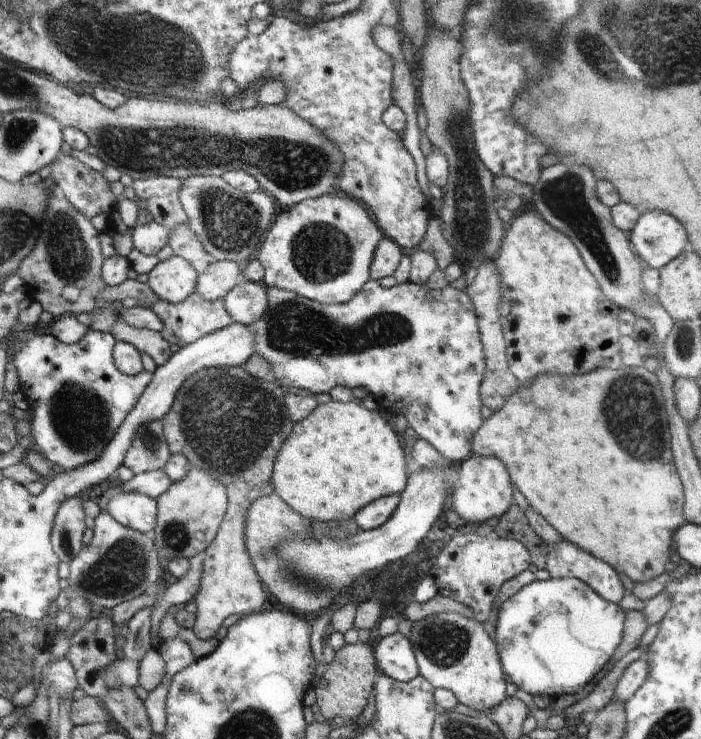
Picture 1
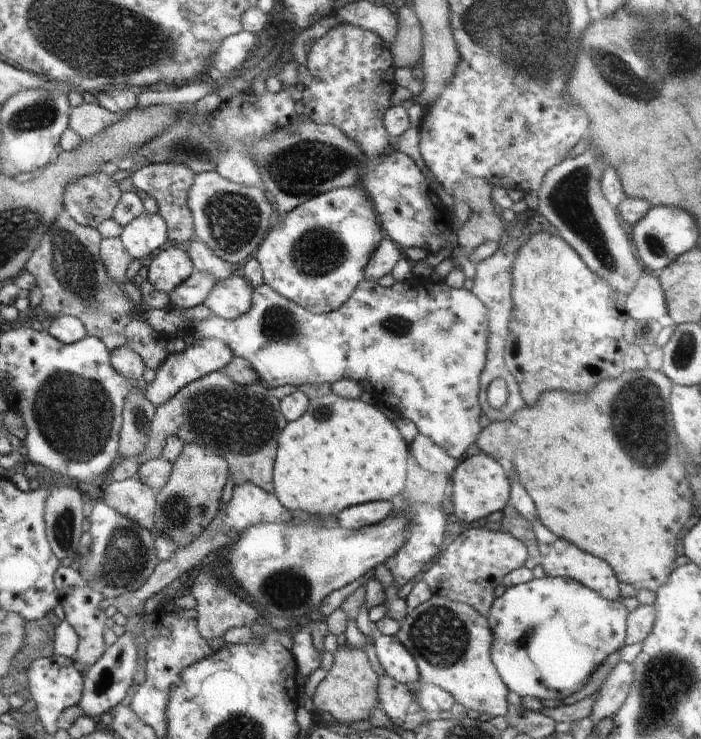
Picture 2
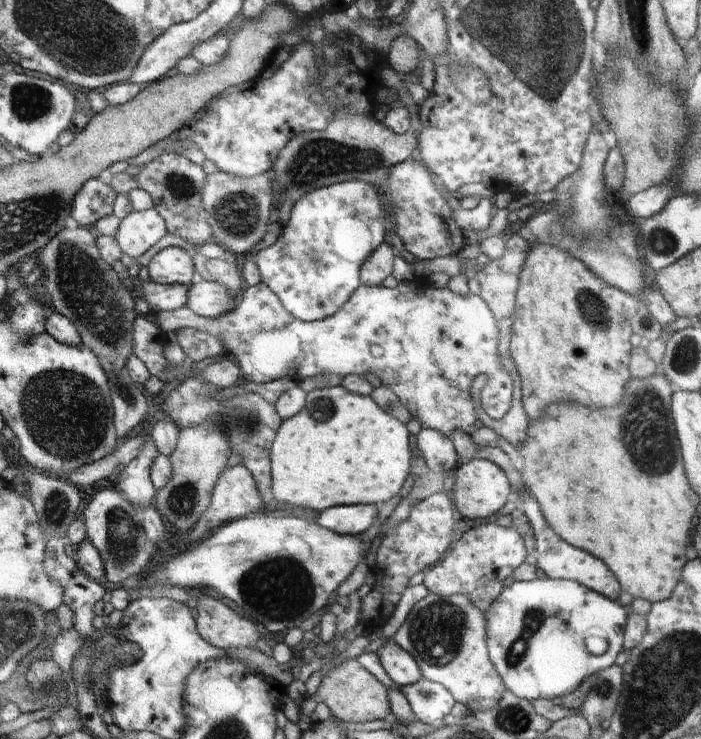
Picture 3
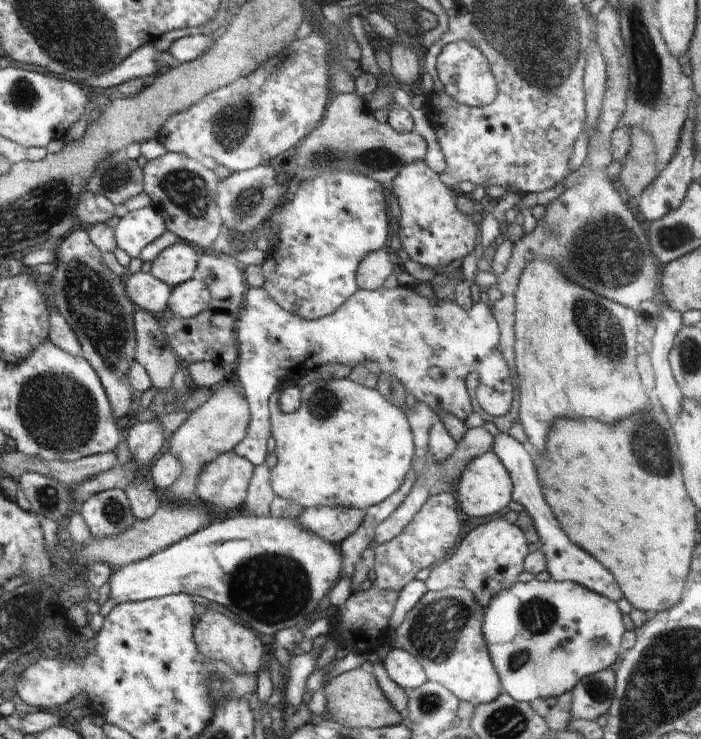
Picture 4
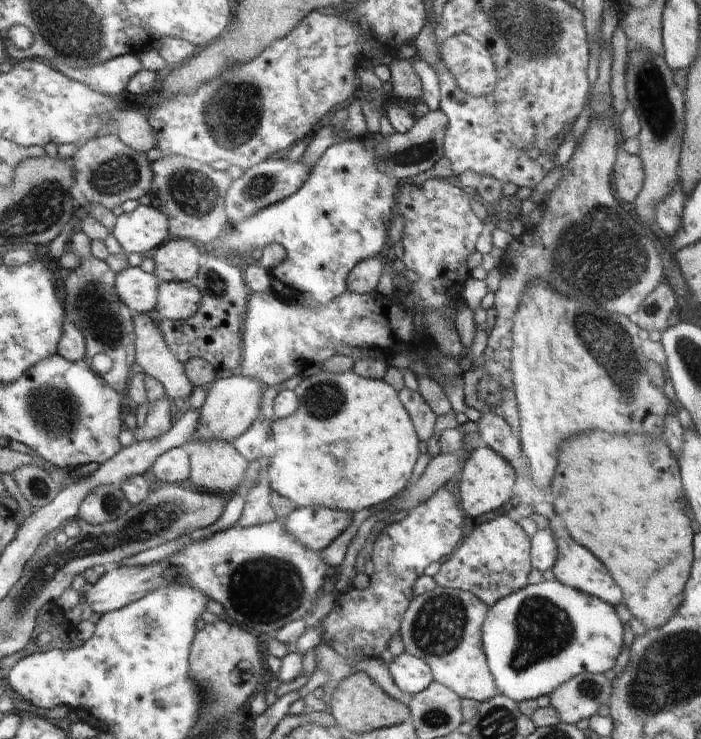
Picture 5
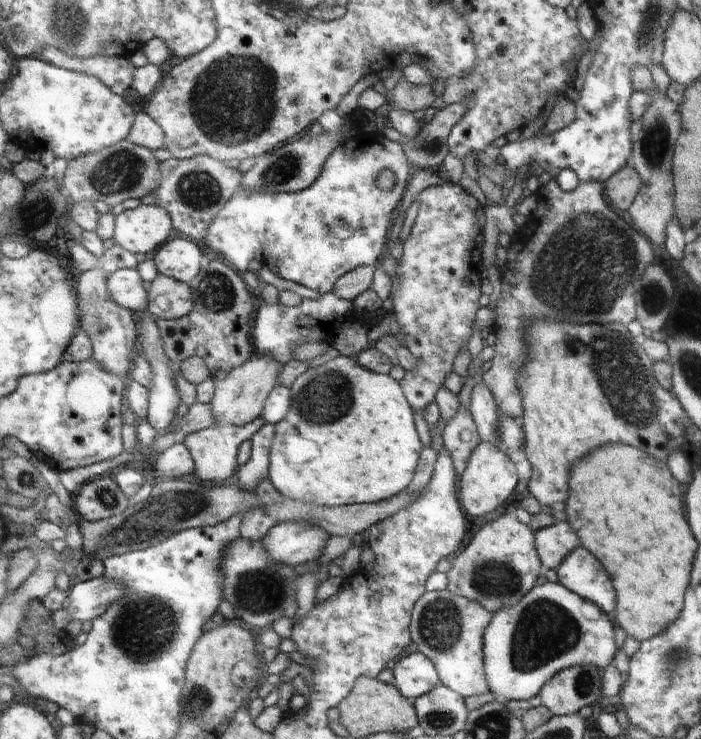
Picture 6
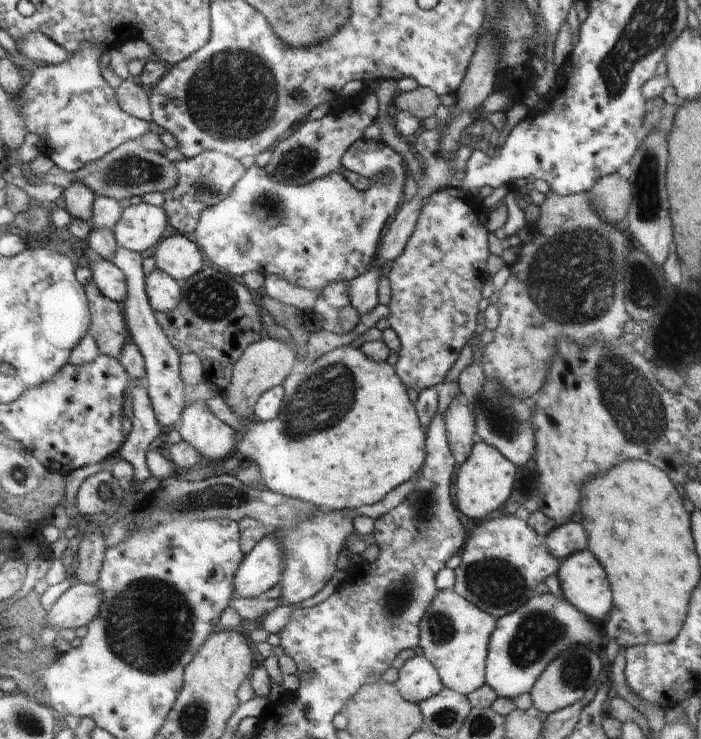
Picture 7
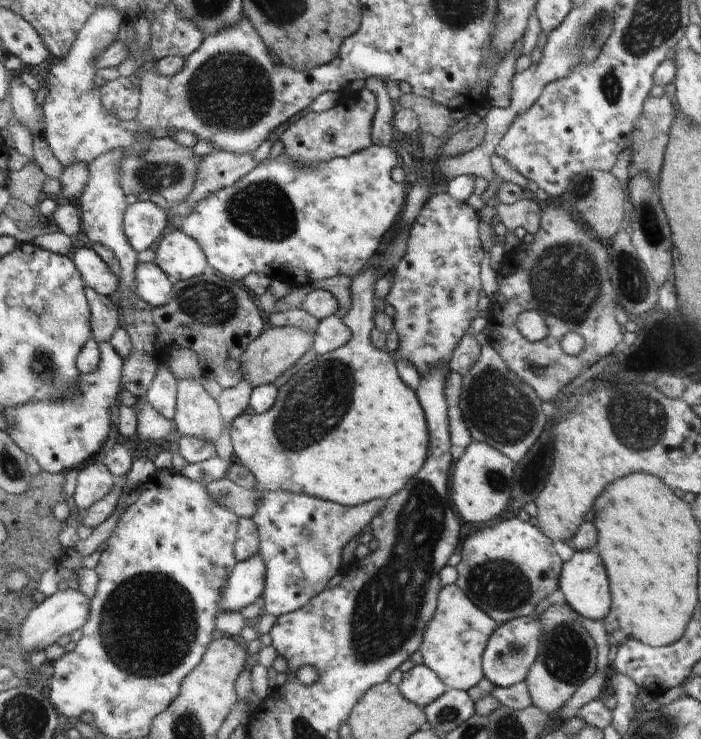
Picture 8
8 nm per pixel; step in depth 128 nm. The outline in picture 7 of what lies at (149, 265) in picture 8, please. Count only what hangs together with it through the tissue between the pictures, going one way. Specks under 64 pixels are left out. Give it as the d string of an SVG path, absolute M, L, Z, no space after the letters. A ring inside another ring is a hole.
M159 268L148 274L147 288L153 307L157 311L172 312L180 306L184 298L182 282Z

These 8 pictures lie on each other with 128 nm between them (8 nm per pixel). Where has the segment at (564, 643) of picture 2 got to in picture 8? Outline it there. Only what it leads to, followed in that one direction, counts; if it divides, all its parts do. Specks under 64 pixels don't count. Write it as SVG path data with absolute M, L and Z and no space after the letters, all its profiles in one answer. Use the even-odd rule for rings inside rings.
M530 614L498 624L496 638L492 638L492 646L488 646L488 654L483 654L483 676L496 687L509 687L518 682L525 682L532 665L540 656L540 644L544 636L540 616L534 619Z

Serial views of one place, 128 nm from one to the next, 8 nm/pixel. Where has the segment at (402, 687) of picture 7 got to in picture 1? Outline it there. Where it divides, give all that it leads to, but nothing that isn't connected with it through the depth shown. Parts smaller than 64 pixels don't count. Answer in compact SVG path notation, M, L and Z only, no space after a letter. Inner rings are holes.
M401 633L385 636L374 650L382 674L404 683L418 677L415 650Z

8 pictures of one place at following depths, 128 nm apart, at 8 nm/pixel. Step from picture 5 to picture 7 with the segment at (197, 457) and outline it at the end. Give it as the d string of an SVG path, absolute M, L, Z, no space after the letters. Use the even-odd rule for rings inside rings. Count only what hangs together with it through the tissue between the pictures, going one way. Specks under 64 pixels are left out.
M206 401L188 404L182 422L177 427L190 444L200 450L203 464L220 471L220 466L228 462L239 451L239 434L217 414L214 414Z

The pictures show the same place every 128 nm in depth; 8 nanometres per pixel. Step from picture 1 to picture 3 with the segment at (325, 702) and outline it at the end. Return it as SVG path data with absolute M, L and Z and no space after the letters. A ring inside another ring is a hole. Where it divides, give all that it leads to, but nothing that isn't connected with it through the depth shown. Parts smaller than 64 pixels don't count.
M357 658L330 668L314 699L317 703L324 703L330 709L332 719L336 721L365 723L370 720L386 720L386 716L390 716L386 688L357 662Z

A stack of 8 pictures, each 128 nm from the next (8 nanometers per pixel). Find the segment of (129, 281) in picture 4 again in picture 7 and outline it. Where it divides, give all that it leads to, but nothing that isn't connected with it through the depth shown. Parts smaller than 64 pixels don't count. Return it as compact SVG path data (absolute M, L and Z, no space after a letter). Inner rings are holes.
M91 255L95 260L93 270L93 280L98 284L100 290L116 302L126 302L130 290L128 290L128 280L122 268L118 268L111 260L99 258Z

